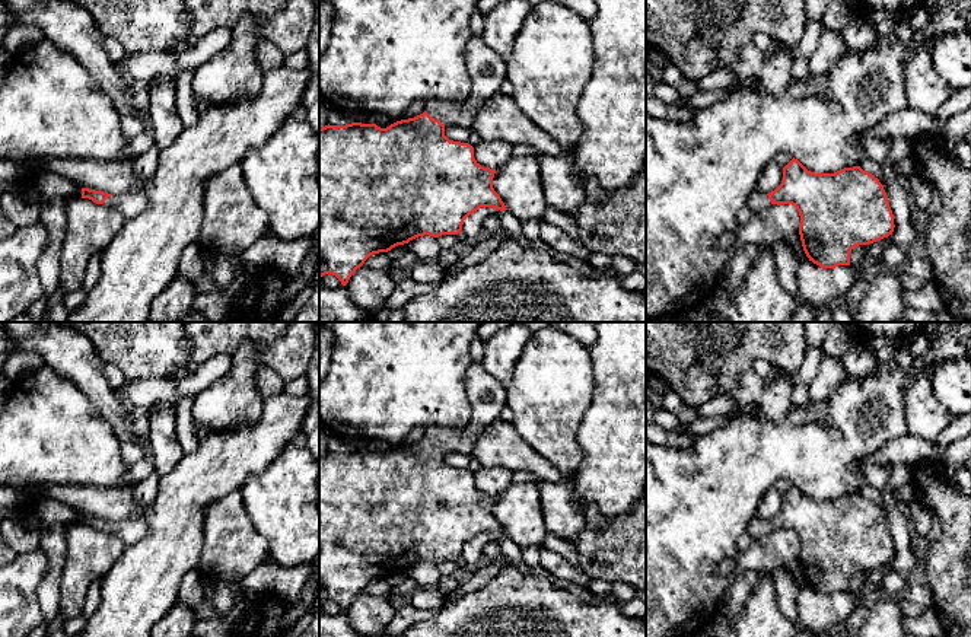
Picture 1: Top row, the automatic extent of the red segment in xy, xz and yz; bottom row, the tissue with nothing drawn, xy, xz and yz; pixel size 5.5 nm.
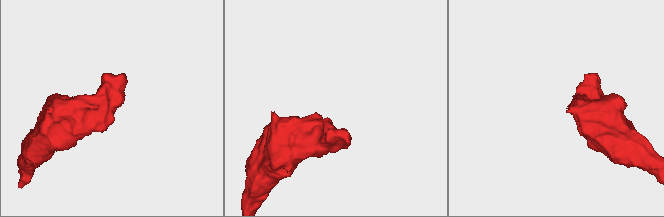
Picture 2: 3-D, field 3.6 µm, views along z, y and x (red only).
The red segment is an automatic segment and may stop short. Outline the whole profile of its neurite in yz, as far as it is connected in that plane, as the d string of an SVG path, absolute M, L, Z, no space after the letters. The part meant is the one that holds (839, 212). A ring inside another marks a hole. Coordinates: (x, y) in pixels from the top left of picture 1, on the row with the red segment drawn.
M793 157L781 184L768 194L754 189L746 206L757 213L771 204L796 207L803 251L821 268L850 265L853 248L888 238L895 227L884 185L860 166L815 173Z

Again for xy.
M82 188L82 198L89 198L96 204L115 208L125 220L131 220L143 214L149 207L149 200L144 191L111 195L104 191Z

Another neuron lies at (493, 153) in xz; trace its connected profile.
M480 140L474 146L474 159L484 168L496 169L512 157L512 147L504 140Z

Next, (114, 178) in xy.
M47 160L42 171L66 176L82 188L111 195L144 191L134 173L133 163L98 160Z

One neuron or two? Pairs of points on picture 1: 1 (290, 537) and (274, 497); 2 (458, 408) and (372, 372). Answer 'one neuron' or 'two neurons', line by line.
1: one neuron
2: one neuron

